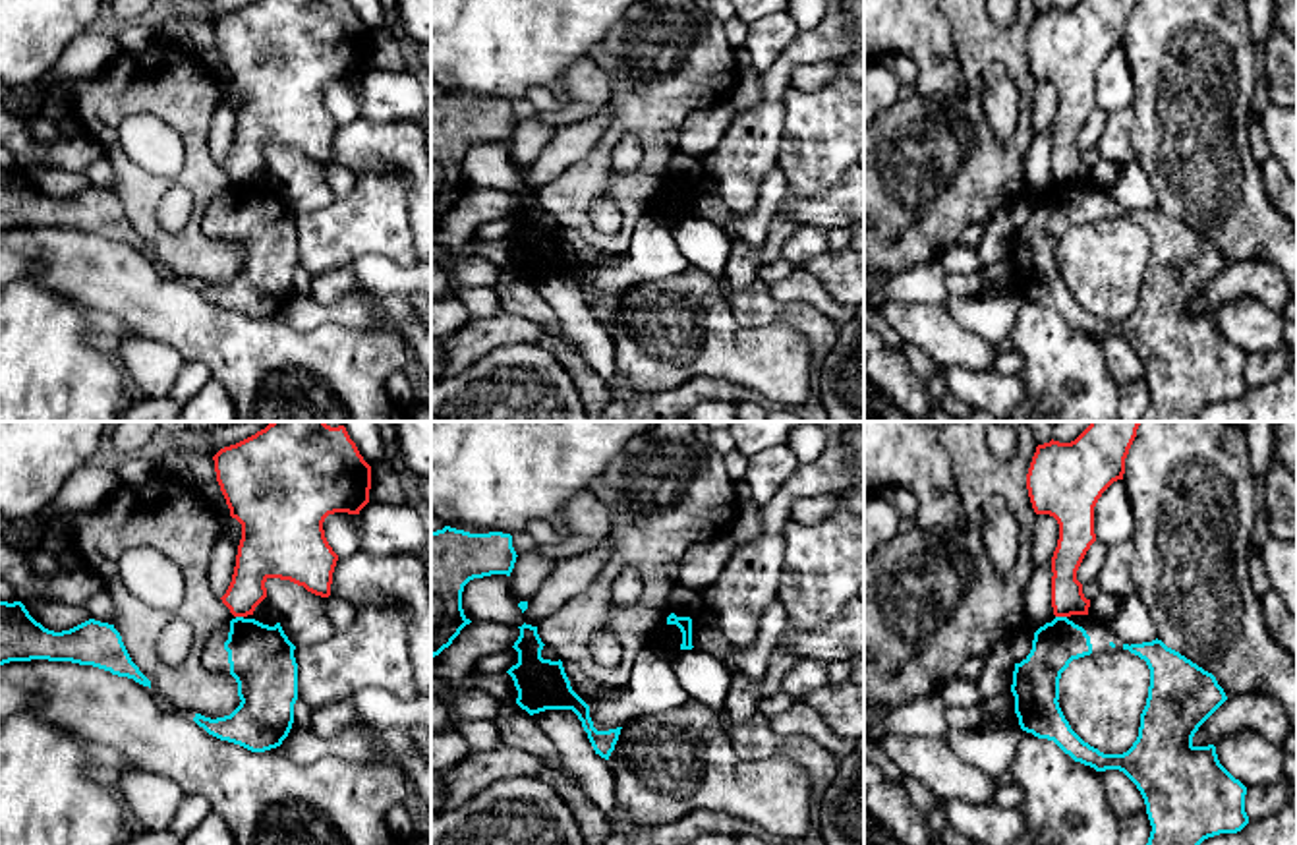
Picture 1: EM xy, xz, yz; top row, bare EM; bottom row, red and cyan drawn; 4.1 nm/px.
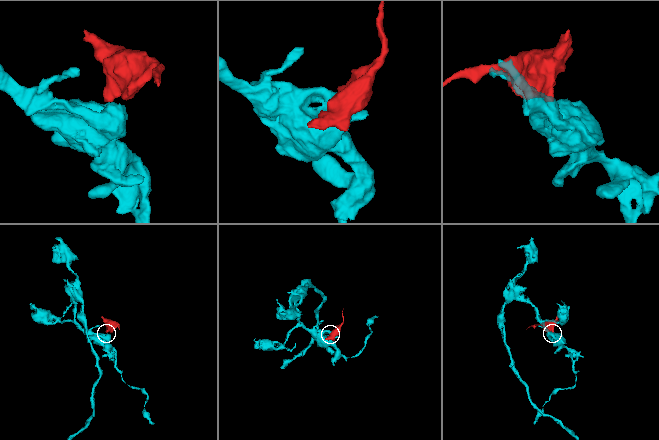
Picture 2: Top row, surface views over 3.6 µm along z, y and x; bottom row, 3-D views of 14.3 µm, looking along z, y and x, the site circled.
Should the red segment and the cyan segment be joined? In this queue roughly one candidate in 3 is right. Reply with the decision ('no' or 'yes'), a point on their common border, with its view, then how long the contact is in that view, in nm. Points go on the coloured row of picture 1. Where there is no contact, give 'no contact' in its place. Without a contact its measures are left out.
no | yz (1062, 615) | 50 nm

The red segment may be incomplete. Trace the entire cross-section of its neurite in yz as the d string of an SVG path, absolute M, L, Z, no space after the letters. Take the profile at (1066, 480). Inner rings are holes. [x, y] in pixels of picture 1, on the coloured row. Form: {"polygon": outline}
{"polygon": "M1090 422L1071 443L1050 441L1036 447L1026 489L1036 514L1050 514L1059 524L1059 539L1052 557L1052 607L1055 617L1088 615L1090 599L1082 594L1077 570L1096 541L1094 507L1102 493L1123 480L1125 458L1137 437L1140 422Z"}

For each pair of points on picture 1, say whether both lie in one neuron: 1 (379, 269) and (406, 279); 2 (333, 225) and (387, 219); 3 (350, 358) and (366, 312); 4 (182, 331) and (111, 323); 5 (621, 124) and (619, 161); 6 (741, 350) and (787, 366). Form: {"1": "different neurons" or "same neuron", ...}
{"1": "same neuron", "2": "same neuron", "3": "different neurons", "4": "different neurons", "5": "different neurons", "6": "same neuron"}

